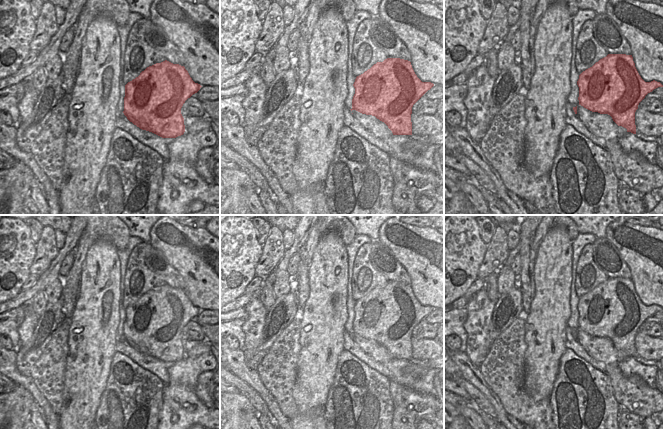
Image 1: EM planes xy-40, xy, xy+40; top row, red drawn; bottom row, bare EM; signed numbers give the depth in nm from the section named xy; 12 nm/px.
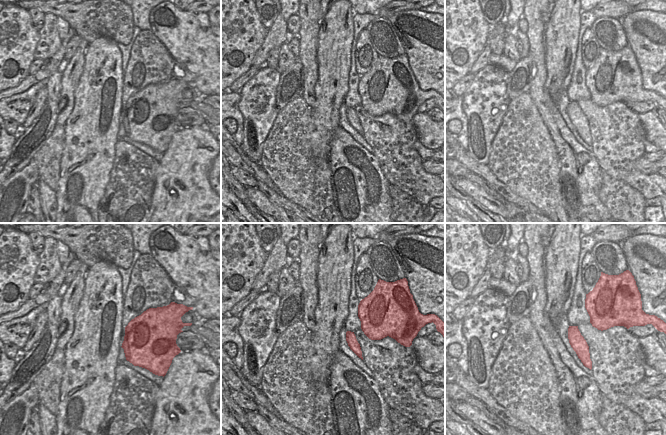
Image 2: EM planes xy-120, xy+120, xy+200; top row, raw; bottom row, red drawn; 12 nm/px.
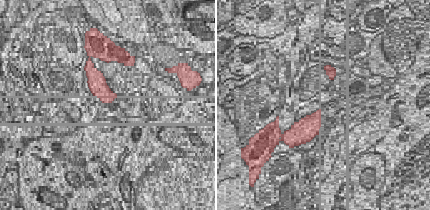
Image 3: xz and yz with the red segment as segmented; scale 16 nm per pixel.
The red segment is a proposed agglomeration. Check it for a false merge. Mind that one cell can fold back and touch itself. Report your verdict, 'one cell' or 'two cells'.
one cell

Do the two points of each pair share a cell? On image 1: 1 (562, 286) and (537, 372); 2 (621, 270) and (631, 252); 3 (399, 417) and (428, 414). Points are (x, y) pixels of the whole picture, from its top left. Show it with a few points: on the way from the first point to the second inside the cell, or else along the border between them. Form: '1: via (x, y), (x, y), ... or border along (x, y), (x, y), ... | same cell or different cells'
1: via (550, 307), (545, 322), (544, 351) | same cell
2: border along (612, 243), (628, 267), (631, 278) | different cells
3: via (406, 417), (421, 415) | same cell

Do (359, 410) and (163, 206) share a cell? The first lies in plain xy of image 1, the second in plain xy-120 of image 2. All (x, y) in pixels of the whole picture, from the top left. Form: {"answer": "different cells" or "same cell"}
{"answer": "different cells"}

